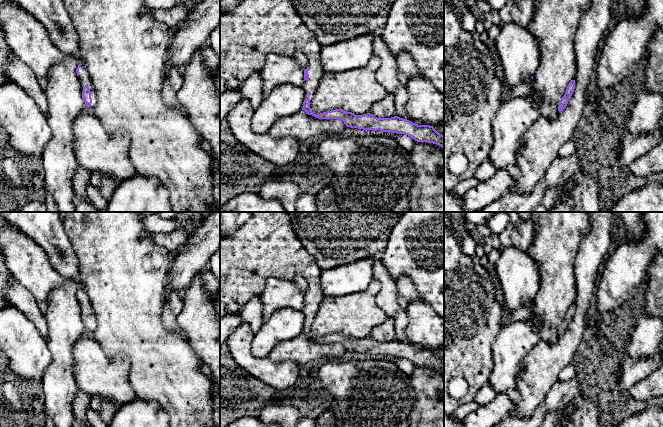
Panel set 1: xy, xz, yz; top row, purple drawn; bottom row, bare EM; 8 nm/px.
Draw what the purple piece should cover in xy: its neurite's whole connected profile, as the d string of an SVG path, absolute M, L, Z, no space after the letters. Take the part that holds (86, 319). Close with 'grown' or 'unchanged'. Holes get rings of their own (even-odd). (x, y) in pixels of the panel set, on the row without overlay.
M80 287L76 293L81 309L82 322L86 328L86 332L93 334L97 328L97 320L93 312L90 300L86 292Z; grown

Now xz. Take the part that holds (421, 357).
M252 212L251 217L234 232L220 235L220 317L239 311L249 300L260 296L269 278L293 281L297 275L301 275L309 286L304 294L302 310L305 315L302 334L308 339L319 343L339 343L346 351L351 352L405 358L417 366L433 367L444 372L444 360L433 350L418 349L398 340L377 342L370 337L355 339L342 333L314 338L310 332L310 325L325 297L320 284L321 272L322 269L315 258L296 236L291 224L290 212Z; grown

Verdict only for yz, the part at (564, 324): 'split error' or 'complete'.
complete

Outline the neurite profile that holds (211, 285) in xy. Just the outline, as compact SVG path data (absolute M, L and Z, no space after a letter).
M209 268L201 271L196 277L205 293L215 296L220 291L220 281Z

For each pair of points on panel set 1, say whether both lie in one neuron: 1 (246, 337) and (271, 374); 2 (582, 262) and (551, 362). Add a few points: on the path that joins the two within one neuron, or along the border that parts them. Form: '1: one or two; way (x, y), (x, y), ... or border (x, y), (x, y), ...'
1: one; way (246, 348), (246, 355), (260, 368)
2: one; way (583, 287), (581, 315), (572, 337)

